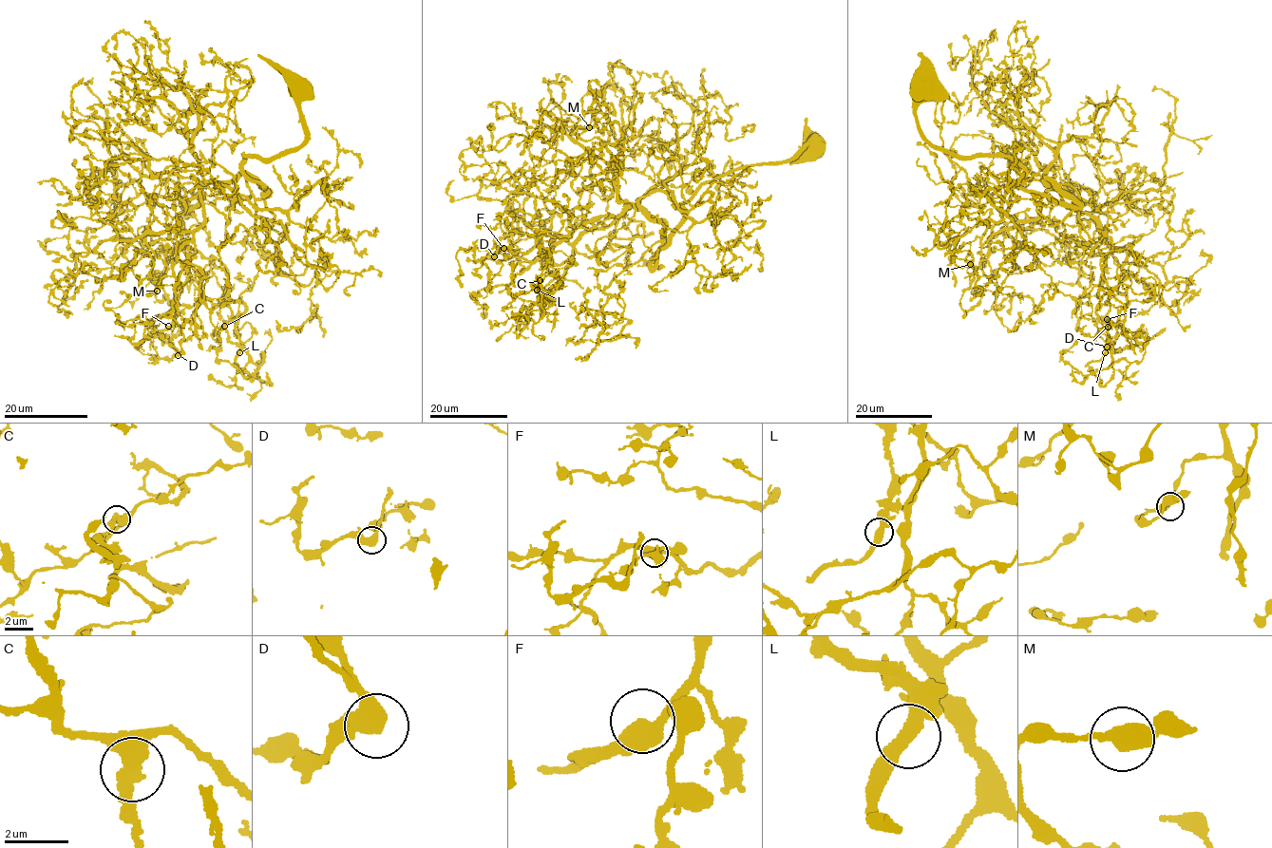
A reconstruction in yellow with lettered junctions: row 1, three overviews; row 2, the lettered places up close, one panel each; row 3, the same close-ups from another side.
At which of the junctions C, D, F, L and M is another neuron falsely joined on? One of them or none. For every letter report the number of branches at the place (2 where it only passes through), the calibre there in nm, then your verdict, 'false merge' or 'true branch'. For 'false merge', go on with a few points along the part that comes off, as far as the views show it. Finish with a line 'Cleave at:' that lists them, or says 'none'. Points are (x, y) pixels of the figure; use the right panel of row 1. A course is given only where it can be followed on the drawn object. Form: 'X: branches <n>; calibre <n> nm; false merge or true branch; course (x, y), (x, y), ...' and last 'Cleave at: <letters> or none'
C: branches 2; calibre 480 nm; true branch
D: branches 2; calibre 480 nm; true branch
F: branches 2; calibre 480 nm; true branch
L: branches 2; calibre 420 nm; true branch
M: branches 2; calibre 480 nm; true branch
Cleave at: none

